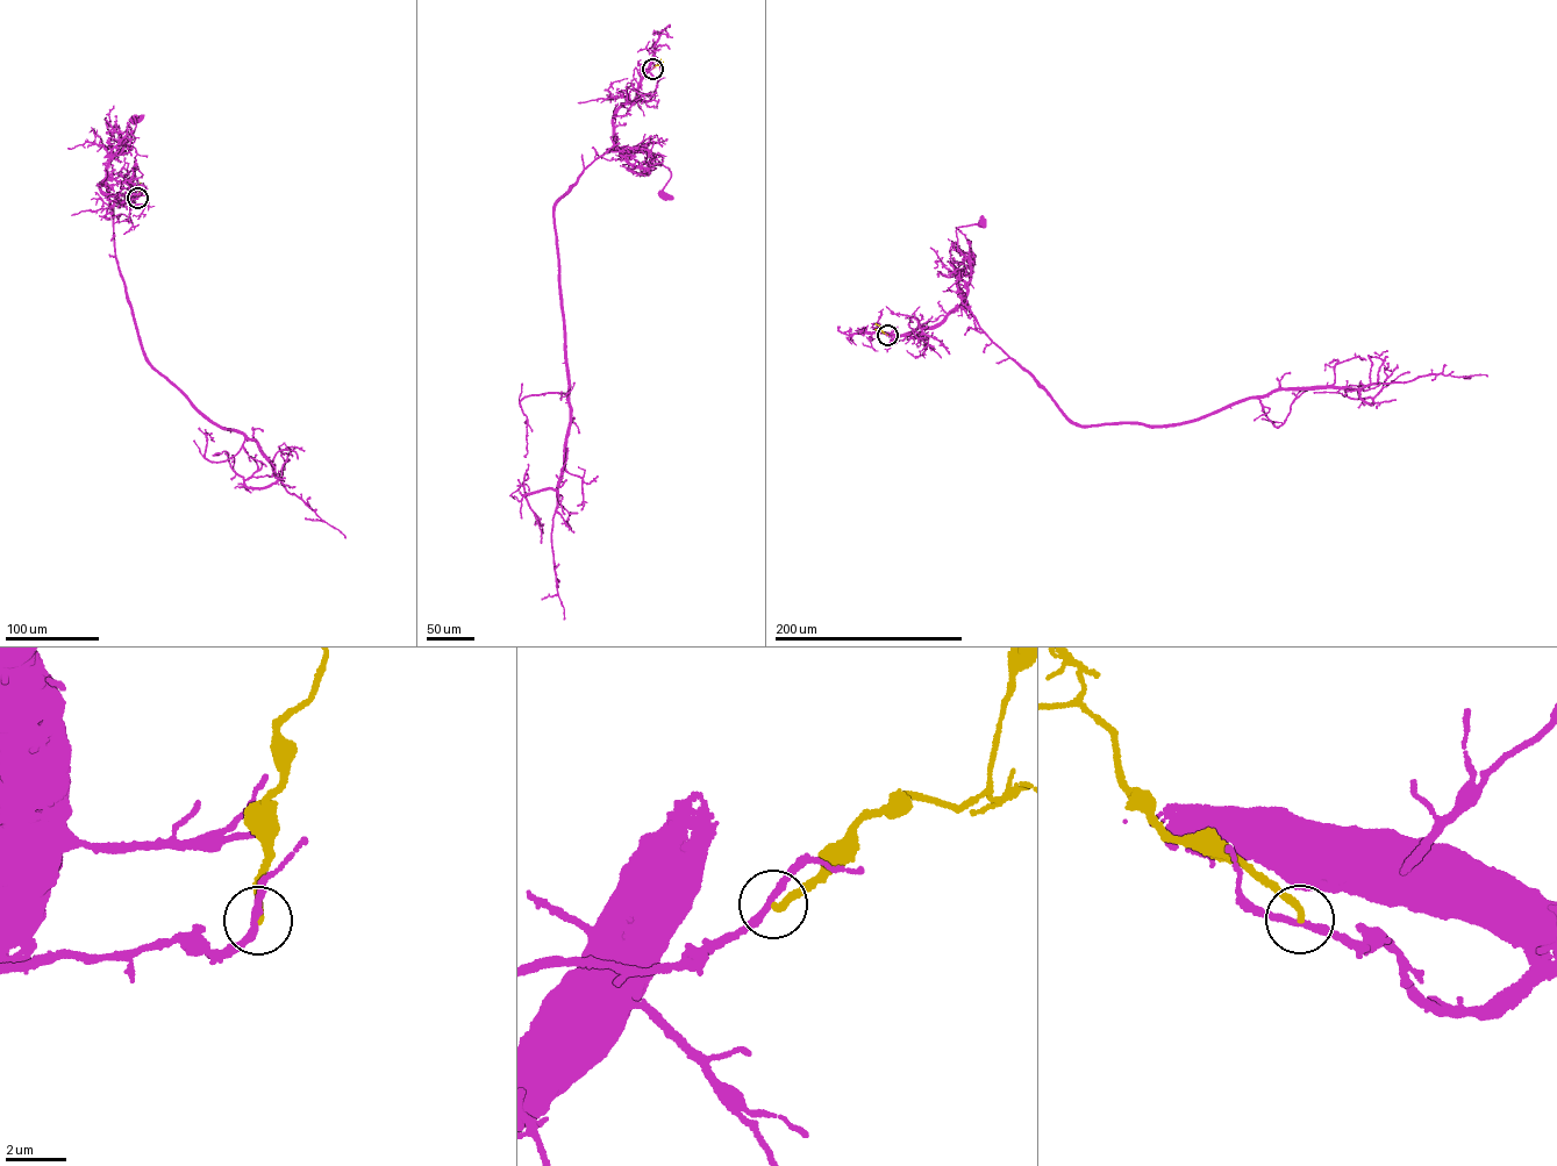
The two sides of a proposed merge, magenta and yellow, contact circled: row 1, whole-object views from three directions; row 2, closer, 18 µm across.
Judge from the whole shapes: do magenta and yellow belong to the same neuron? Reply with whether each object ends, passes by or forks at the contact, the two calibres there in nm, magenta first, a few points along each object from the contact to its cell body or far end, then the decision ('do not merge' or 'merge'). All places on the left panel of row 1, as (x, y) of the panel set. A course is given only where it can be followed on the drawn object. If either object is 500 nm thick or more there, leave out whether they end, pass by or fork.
magenta passes by | yellow ends | 240/220 nm | magenta via (137, 198), (109, 197), (100, 186), (108, 163), (133, 133), (134, 115), (137, 116), (131, 116), (136, 119) | yellow via (137, 198), (140, 183) | do not merge

